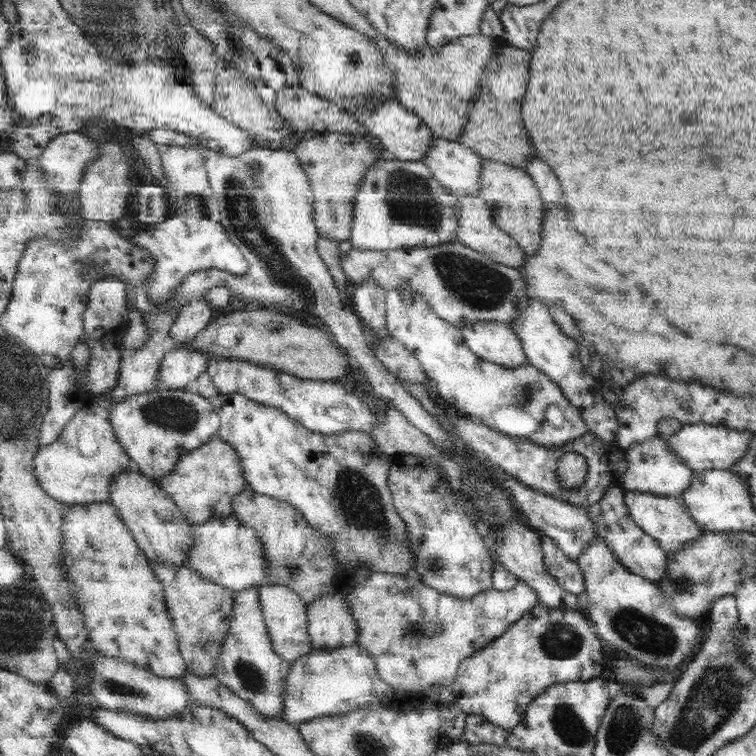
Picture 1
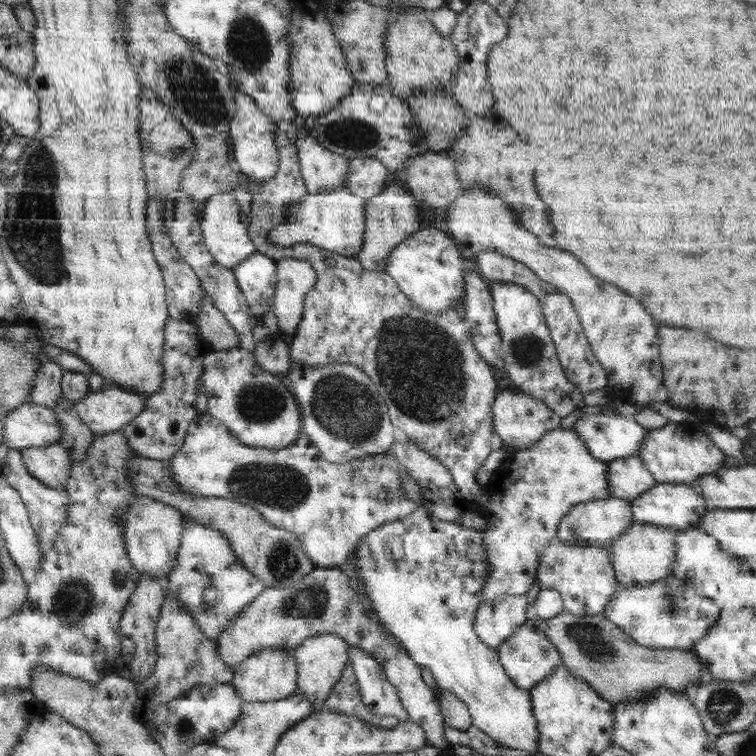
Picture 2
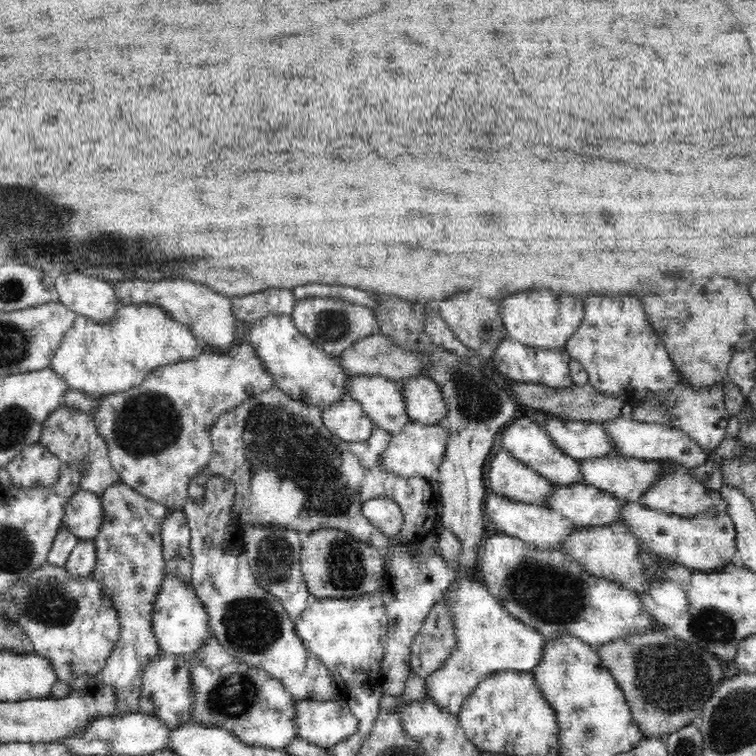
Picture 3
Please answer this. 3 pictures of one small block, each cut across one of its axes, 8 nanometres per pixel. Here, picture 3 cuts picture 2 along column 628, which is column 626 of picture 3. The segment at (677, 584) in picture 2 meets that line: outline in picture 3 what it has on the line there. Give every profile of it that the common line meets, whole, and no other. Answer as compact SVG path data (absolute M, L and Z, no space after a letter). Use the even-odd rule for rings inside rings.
M488 525L481 555L482 582L512 616L539 630L548 641L572 635L599 648L620 637L643 635L658 628L638 594L590 574L564 550L540 550Z

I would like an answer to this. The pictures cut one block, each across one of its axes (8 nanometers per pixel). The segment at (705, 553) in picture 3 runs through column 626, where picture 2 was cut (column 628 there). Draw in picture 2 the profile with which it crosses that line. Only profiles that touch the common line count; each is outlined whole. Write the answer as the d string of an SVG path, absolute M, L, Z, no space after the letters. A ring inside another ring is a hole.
M610 496L605 500L591 500L571 506L571 510L559 521L556 537L565 545L592 546L607 550L613 539L632 522L629 502Z

